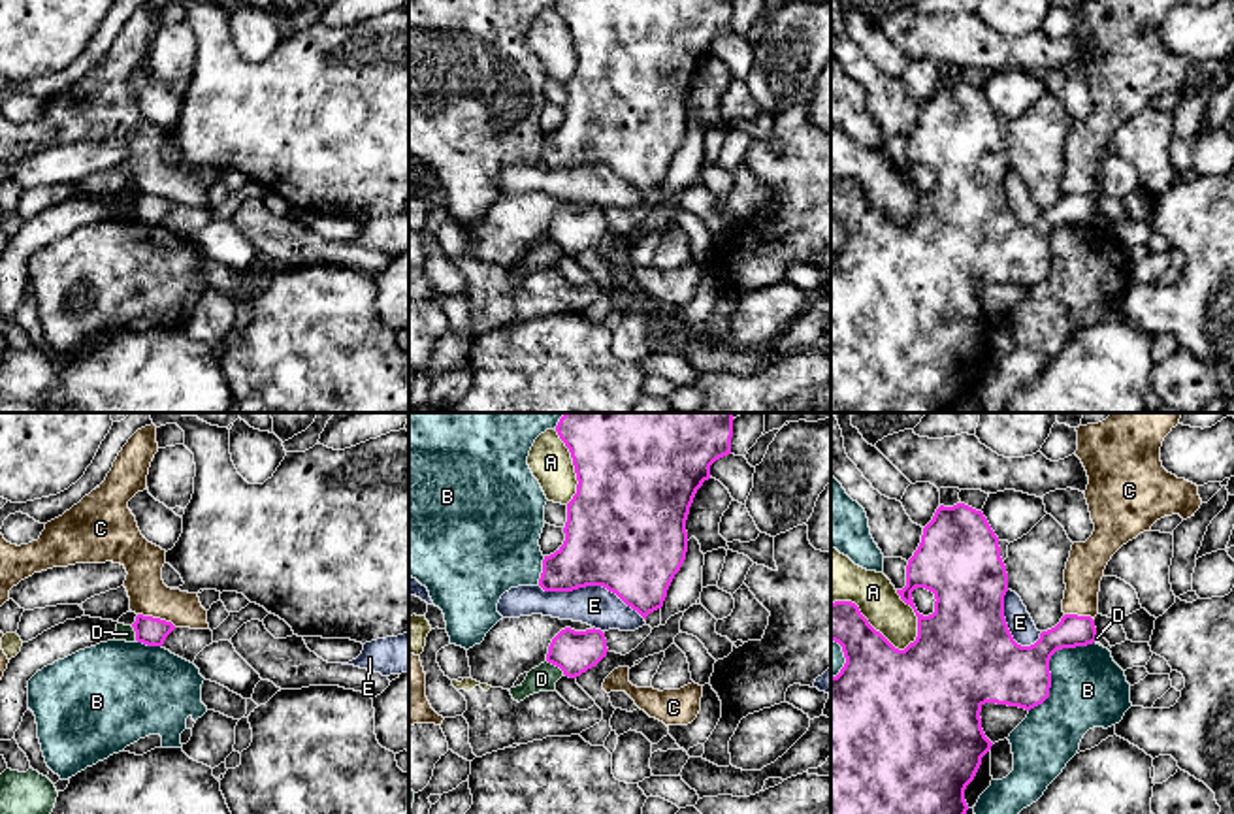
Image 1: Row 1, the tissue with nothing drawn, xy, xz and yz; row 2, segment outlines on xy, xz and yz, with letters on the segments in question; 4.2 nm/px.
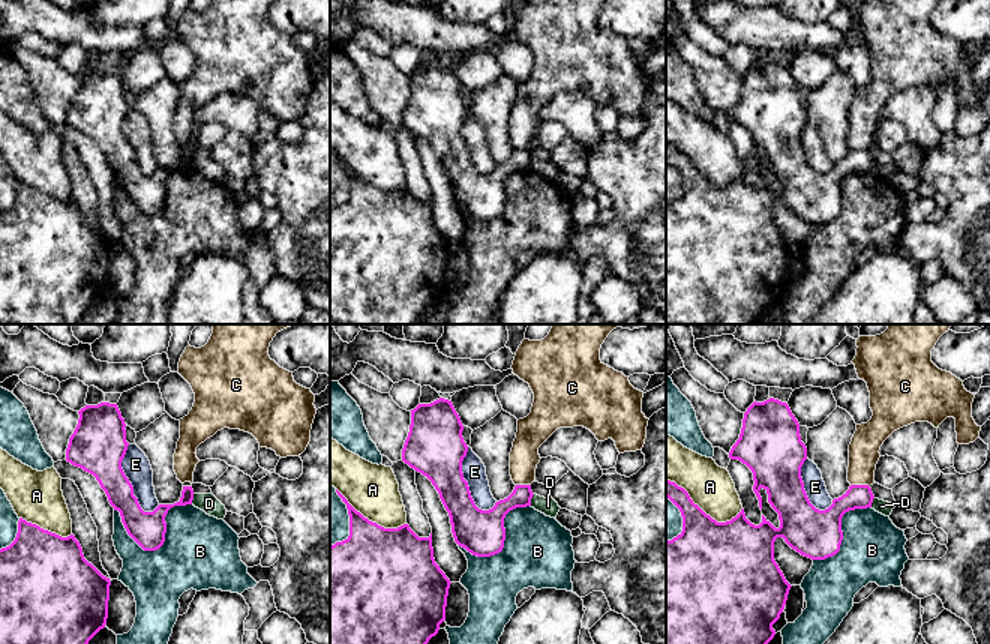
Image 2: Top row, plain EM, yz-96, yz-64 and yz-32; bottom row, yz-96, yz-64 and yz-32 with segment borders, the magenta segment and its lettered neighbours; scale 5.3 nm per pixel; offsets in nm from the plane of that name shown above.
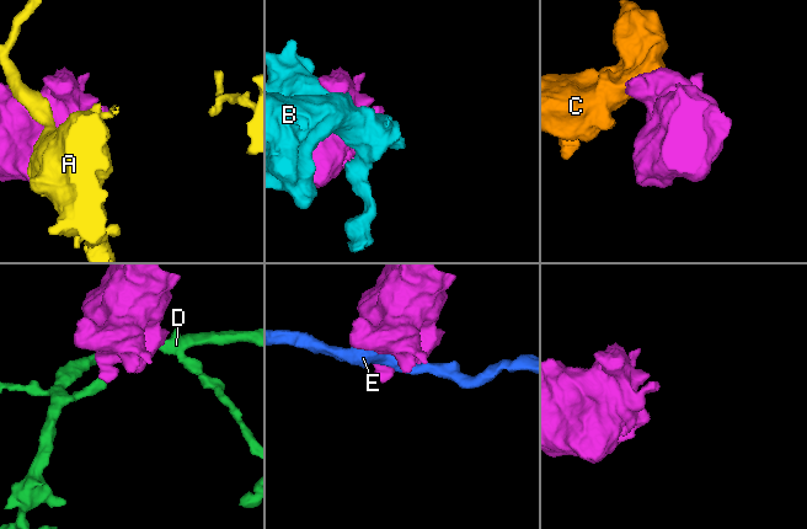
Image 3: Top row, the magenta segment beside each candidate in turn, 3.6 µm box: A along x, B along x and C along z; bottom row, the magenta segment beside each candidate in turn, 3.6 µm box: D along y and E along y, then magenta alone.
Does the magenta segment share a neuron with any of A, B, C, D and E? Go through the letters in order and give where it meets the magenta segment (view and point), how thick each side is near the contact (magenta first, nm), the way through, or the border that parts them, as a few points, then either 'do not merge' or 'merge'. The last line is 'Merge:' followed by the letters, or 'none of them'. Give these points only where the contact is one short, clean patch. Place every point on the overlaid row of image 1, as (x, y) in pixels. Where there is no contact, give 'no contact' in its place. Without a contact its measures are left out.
A: contact yz (871, 626); calibres 340 and 190 nm; do not merge
B: contact yz (1048, 666); calibres 300 and 320 nm; do not merge
C: contact xy (157, 618); calibres 120 and 170 nm; border xy (138, 613), (170, 620), (176, 626); do not merge
D: contact xz (556, 666); calibres 180 and 110 nm; border xz (547, 660), (564, 673); do not merge
E: contact xz (592, 585); calibres 480 and 170 nm; do not merge
Merge: none of them

